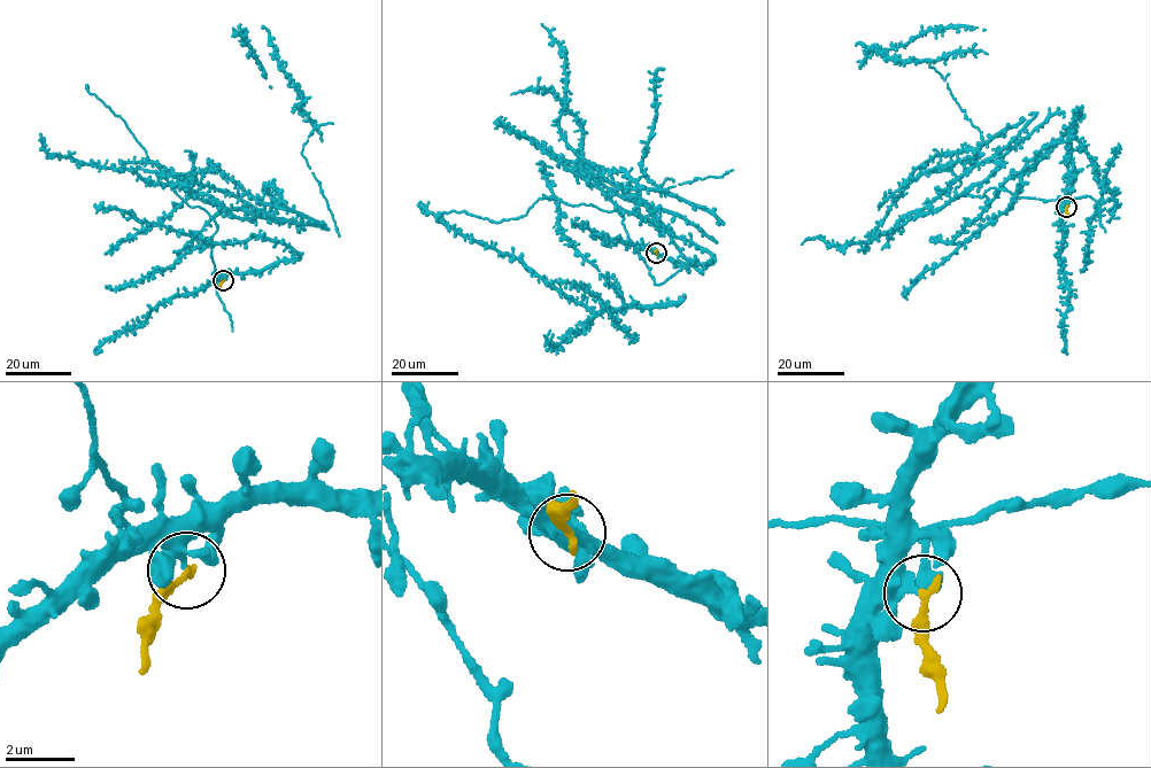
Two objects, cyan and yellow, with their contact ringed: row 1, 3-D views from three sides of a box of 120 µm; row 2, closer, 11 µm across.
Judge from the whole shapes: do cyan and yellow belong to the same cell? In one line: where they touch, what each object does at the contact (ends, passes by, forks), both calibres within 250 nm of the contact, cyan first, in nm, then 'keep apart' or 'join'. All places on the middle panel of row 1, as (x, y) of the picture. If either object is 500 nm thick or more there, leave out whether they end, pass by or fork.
place (656, 253); cyan passes by; yellow ends; calibres 220 and 280 nm; keep apart

